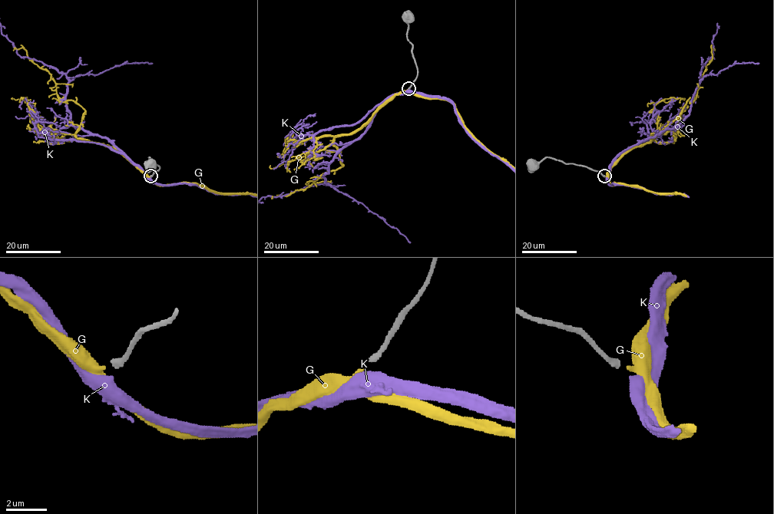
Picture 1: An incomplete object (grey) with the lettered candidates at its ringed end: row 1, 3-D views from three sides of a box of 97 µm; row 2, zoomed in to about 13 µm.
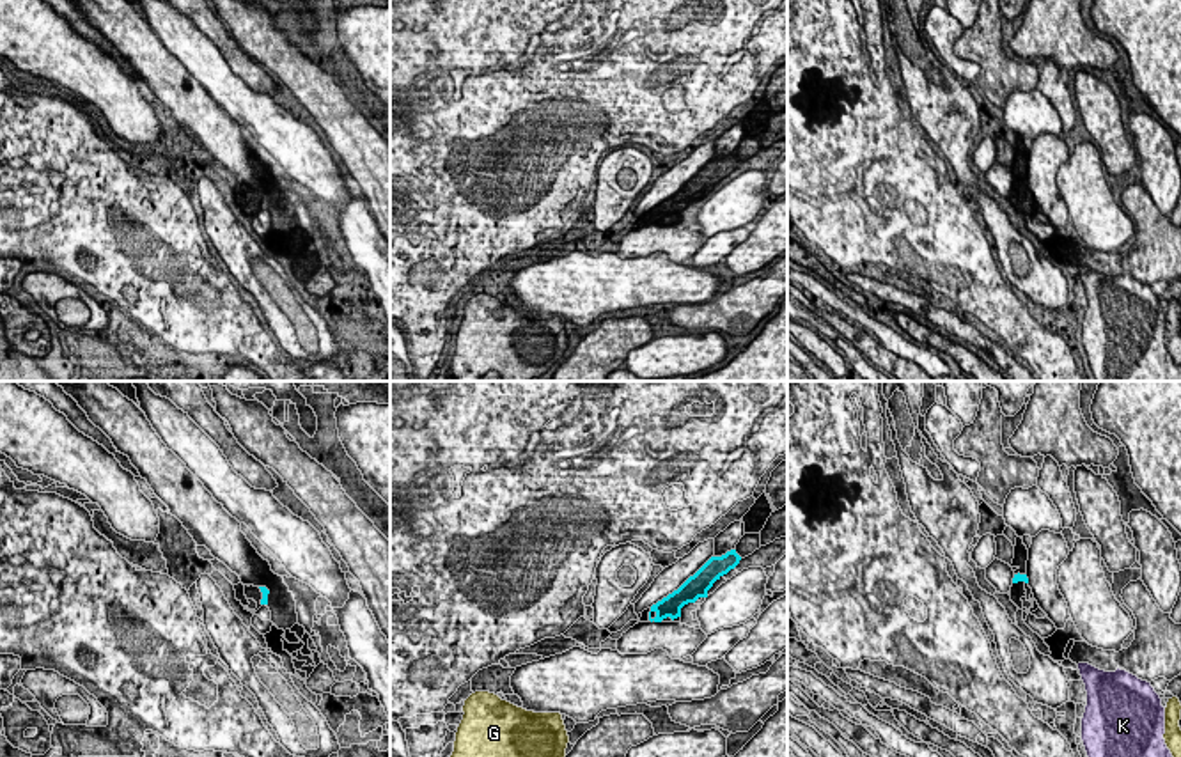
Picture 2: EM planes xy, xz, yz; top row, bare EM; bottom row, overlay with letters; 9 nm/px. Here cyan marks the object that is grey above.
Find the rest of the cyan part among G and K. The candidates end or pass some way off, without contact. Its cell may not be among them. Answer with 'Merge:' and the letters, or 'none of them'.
Merge: G

